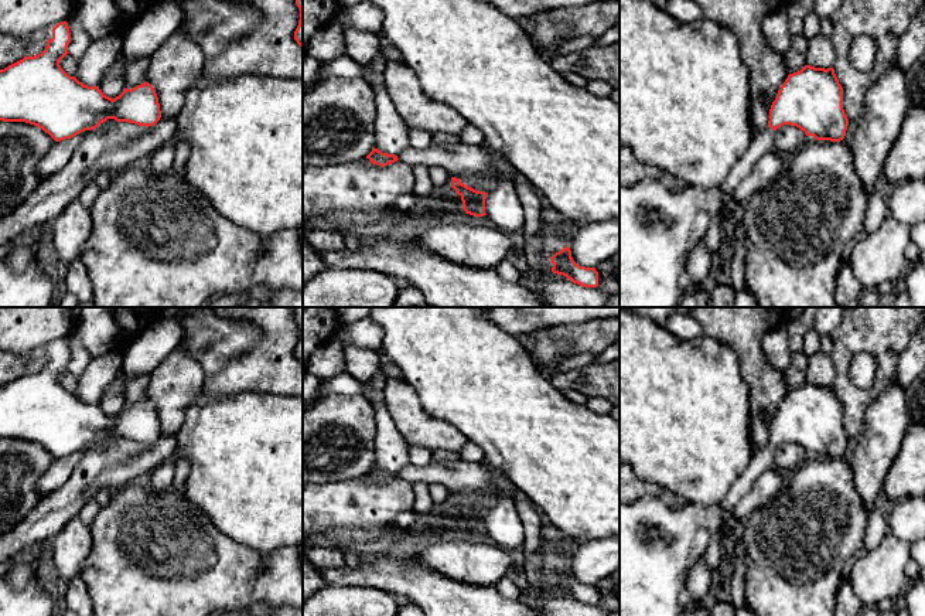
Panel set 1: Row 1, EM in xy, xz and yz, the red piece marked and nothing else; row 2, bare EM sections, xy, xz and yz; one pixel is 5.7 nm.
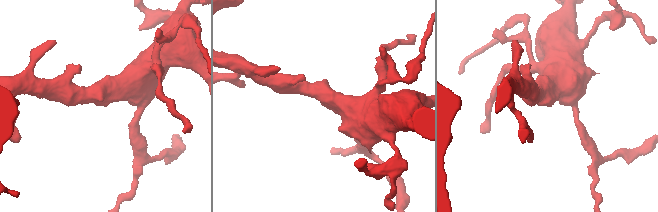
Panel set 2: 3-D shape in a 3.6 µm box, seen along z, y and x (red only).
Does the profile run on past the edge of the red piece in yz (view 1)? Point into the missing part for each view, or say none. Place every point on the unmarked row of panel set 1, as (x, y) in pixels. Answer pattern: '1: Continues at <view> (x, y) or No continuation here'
1: Continues at yz (761, 460)

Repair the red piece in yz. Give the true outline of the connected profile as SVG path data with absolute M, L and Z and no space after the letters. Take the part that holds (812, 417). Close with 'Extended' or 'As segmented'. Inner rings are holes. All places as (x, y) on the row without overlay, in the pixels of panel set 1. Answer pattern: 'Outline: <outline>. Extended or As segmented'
Outline: M805 382L789 391L769 426L768 445L754 453L748 467L720 504L723 515L716 530L723 544L728 542L728 523L738 501L750 493L755 480L774 467L775 447L784 442L796 443L816 457L840 459L849 436L843 426L843 405L833 385Z. Extended

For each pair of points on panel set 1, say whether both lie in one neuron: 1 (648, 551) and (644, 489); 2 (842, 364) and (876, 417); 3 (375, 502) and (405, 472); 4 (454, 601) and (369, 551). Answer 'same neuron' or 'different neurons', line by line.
1: different neurons
2: different neurons
3: different neurons
4: different neurons

